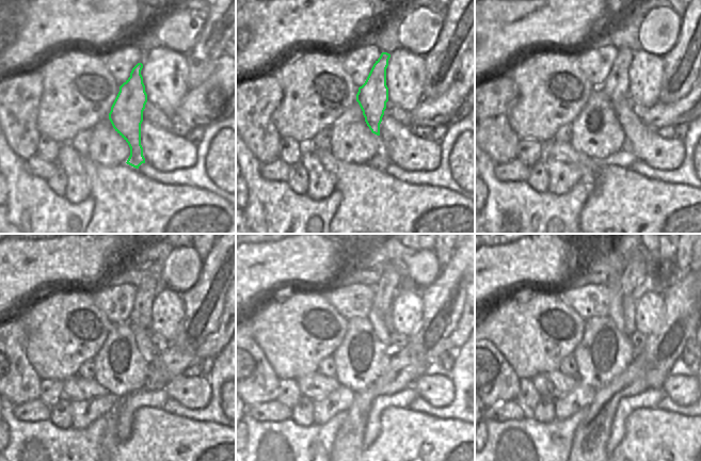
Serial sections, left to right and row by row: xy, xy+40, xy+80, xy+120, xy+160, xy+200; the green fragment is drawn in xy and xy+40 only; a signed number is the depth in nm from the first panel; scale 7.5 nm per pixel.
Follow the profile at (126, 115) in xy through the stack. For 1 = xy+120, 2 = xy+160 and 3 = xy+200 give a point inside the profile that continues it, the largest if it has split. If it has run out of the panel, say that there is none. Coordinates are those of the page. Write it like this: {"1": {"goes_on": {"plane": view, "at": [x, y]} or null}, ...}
{"1": {"goes_on": {"plane": "xy+120", "at": [141, 315]}}, "2": {"goes_on": {"plane": "xy+160", "at": [384, 291]}}, "3": {"goes_on": {"plane": "xy+200", "at": [628, 284]}}}

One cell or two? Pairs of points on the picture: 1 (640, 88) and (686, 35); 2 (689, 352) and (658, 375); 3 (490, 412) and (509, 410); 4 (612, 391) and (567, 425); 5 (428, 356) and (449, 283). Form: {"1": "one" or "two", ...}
{"1": "two", "2": "two", "3": "one", "4": "two", "5": "one"}

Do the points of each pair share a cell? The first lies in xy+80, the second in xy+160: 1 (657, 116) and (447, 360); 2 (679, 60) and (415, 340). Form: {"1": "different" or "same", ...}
{"1": "different", "2": "same"}

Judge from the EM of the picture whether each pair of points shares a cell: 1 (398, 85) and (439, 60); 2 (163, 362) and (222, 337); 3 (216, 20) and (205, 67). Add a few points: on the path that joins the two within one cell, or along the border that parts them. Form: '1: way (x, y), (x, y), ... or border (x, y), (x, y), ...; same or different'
1: border (425, 57), (426, 76), (421, 93); different
2: way (178, 360), (196, 356), (207, 349); same
3: way (216, 32), (205, 56); same

